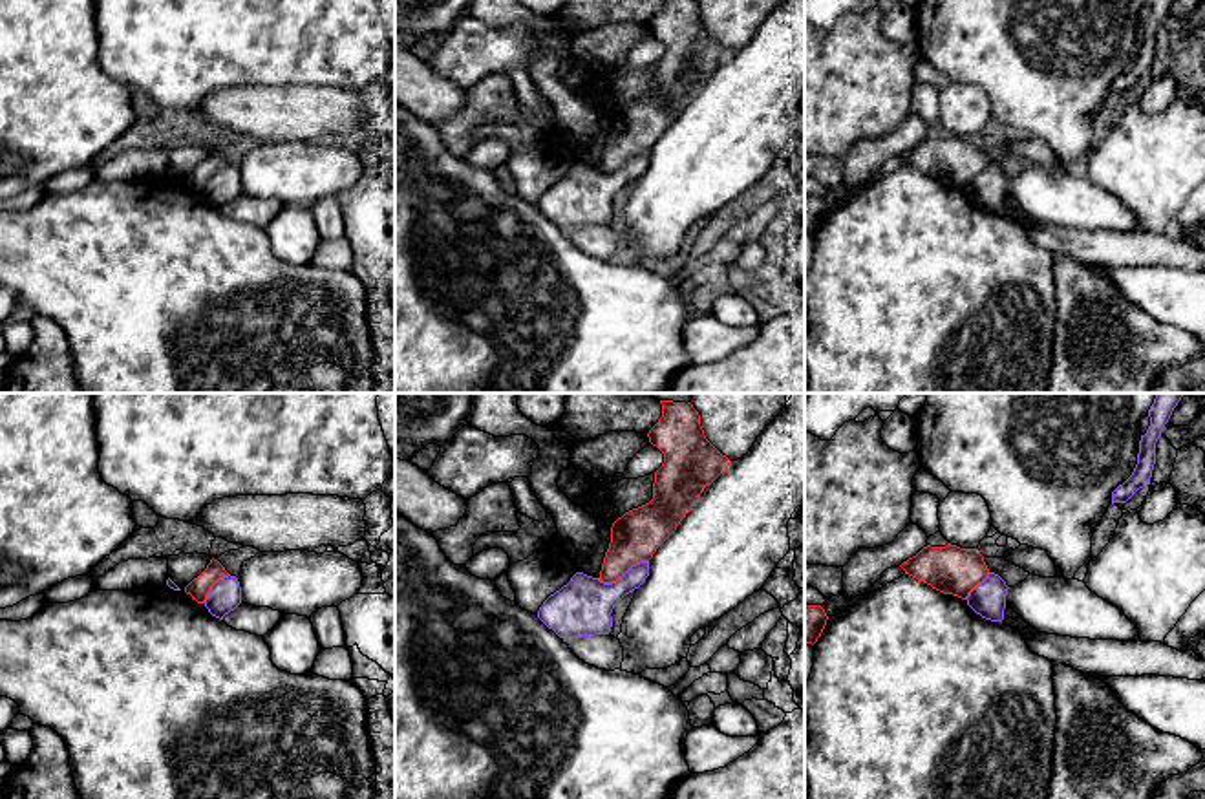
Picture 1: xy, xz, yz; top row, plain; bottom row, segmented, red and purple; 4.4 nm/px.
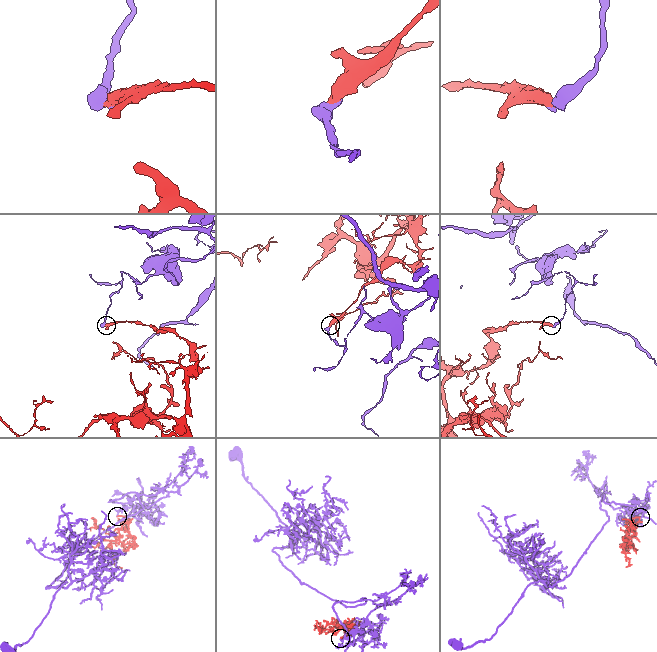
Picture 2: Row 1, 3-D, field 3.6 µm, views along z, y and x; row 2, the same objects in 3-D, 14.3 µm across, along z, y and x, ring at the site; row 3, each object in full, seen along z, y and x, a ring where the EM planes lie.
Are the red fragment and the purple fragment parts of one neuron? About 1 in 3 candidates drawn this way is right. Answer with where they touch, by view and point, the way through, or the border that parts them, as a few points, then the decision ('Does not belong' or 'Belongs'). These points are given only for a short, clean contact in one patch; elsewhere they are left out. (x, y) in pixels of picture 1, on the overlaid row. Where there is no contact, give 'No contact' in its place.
Touches red at xz (622, 575). Boundary: xz (648, 560), (633, 564), (611, 582), (598, 580). Does not belong

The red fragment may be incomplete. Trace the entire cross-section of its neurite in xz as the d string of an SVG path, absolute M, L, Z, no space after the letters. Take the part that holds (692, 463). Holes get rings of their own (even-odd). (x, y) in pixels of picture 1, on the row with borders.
M660 400L662 417L649 430L653 446L664 453L655 472L653 499L625 512L611 527L600 581L613 583L633 565L649 561L700 499L700 494L730 466L704 435L691 402Z

